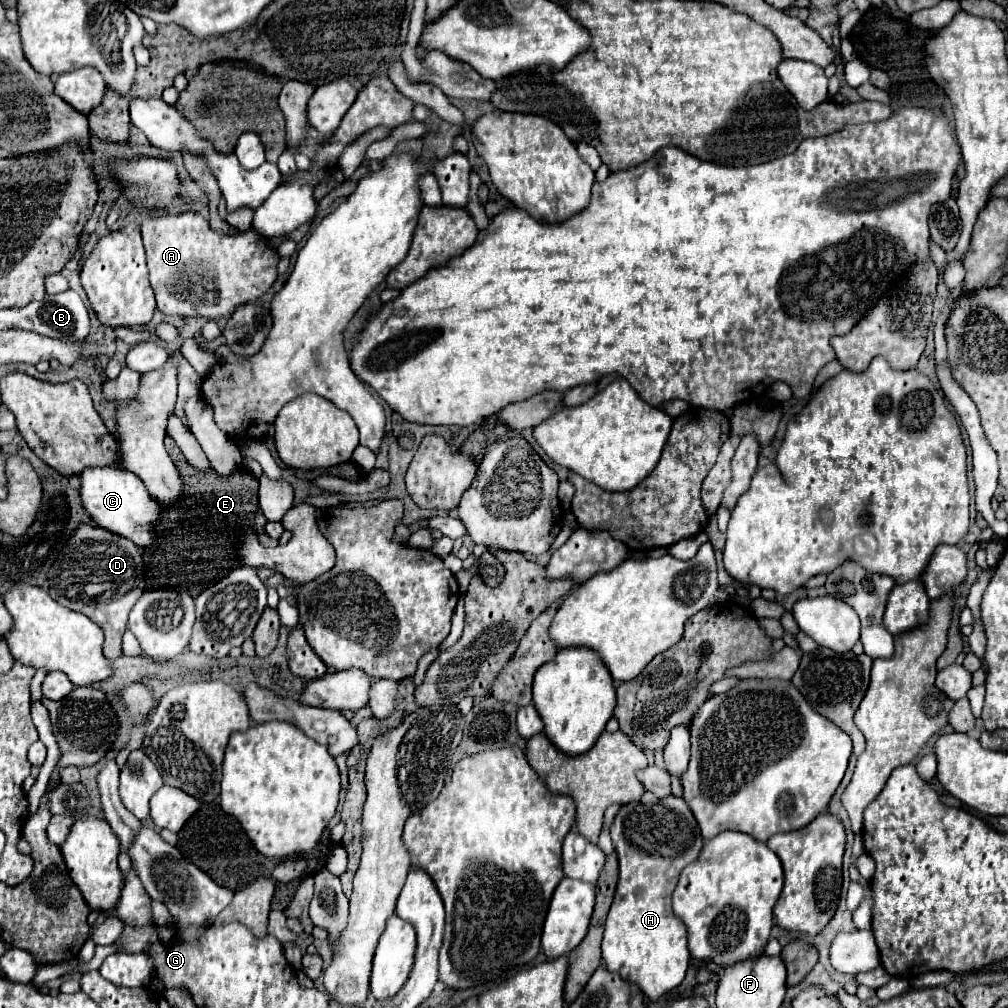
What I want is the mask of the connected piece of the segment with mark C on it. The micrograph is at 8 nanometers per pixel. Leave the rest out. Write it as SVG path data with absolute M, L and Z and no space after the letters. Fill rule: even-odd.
M105 466L105 468L87 468L79 474L79 478L81 478L83 506L101 528L119 534L123 538L129 538L141 548L155 544L157 538L155 526L161 522L161 508L135 474L123 468Z

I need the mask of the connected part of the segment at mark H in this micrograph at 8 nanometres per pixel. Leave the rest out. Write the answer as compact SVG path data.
M645 792L639 802L629 802L627 806L621 806L611 824L611 838L619 856L619 882L605 922L603 960L607 970L617 972L623 980L627 978L629 982L639 984L639 988L649 1000L657 1000L659 996L677 988L683 982L689 966L691 956L687 948L687 928L671 908L671 894L677 886L681 870L697 860L703 848L703 838L693 818L693 812L683 798L669 794L657 800L651 792Z

